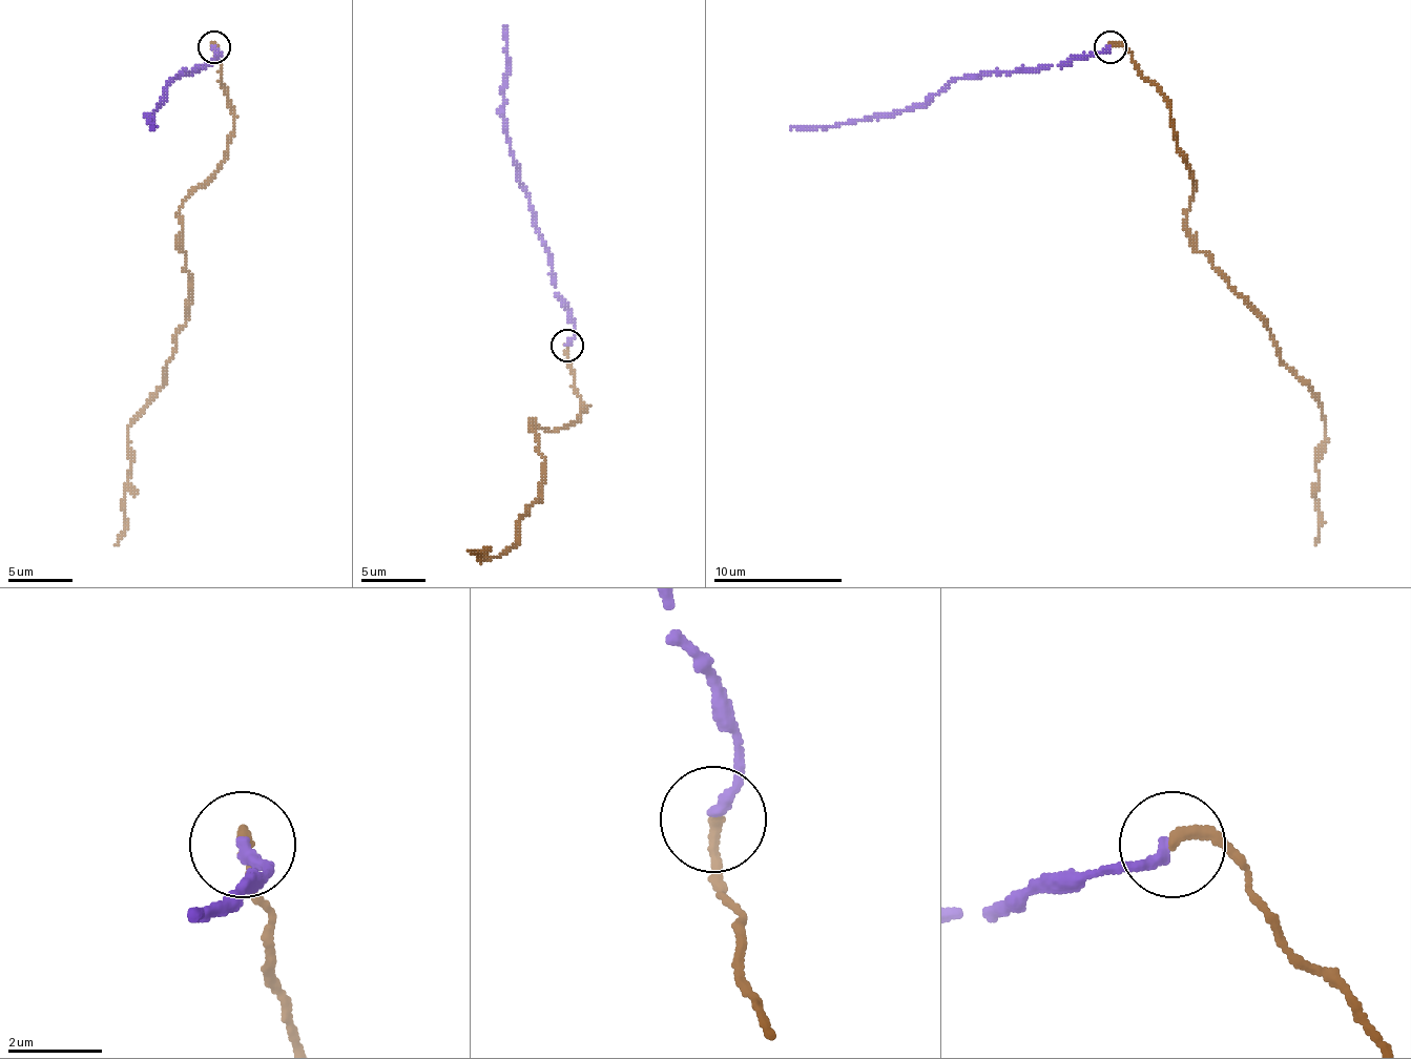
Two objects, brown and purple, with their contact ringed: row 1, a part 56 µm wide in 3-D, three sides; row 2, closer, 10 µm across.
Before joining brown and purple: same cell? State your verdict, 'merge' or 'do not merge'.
merge

